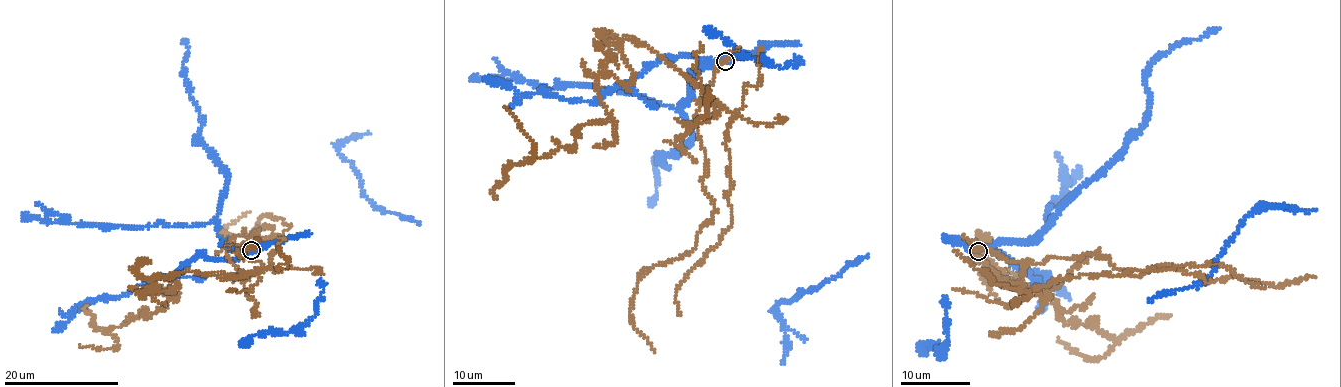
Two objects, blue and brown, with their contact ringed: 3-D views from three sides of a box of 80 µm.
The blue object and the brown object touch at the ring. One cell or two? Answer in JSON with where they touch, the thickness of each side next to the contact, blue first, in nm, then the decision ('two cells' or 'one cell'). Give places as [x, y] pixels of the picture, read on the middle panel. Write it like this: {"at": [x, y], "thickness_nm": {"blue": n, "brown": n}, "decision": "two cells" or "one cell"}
{"at": [725, 61], "thickness_nm": {"blue": 500, "brown": 240}, "decision": "two cells"}

